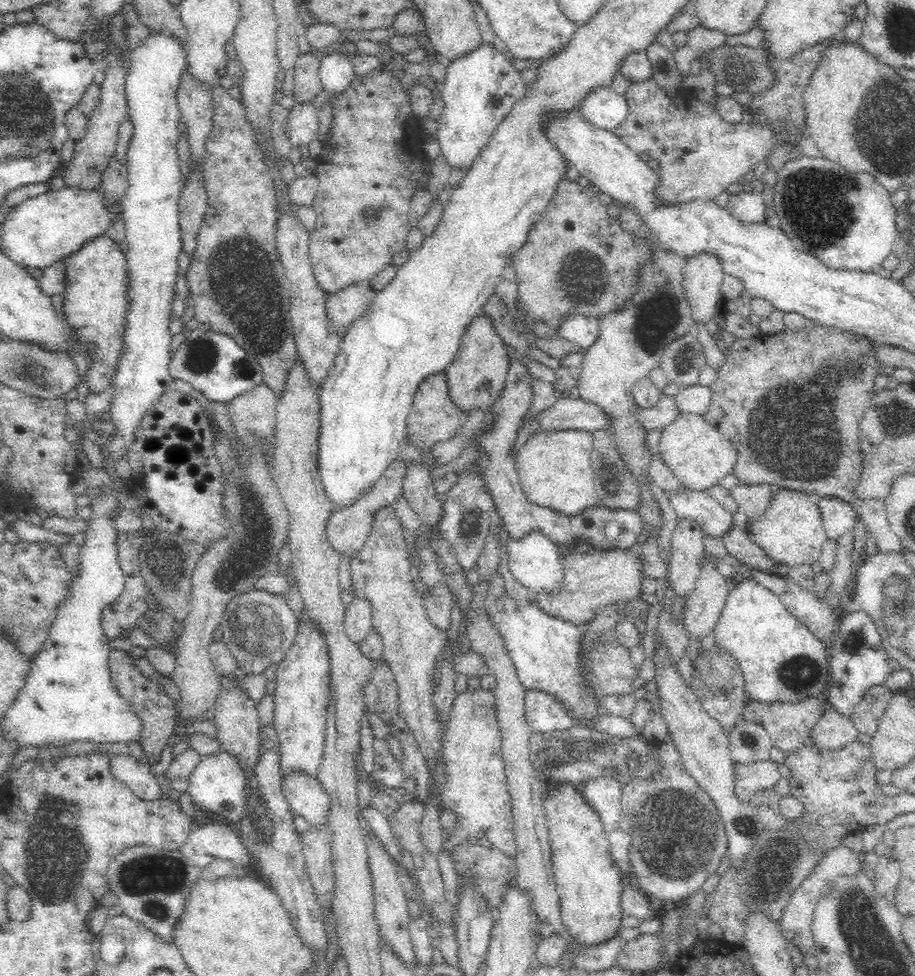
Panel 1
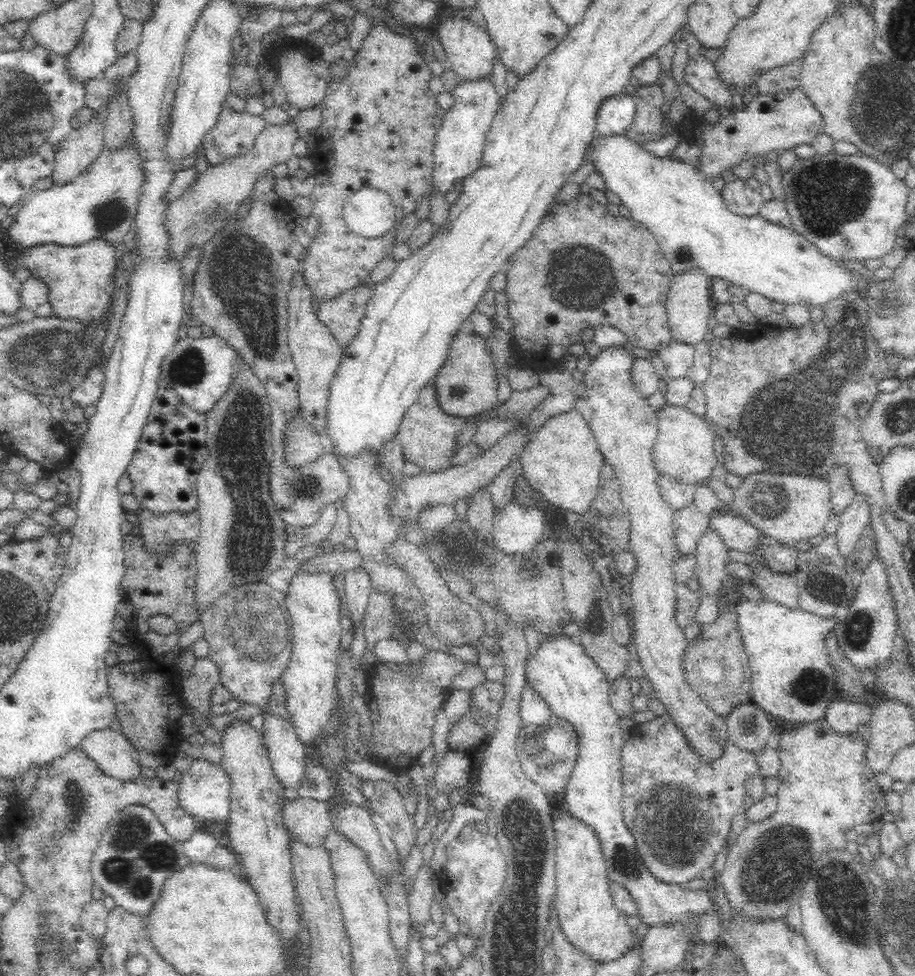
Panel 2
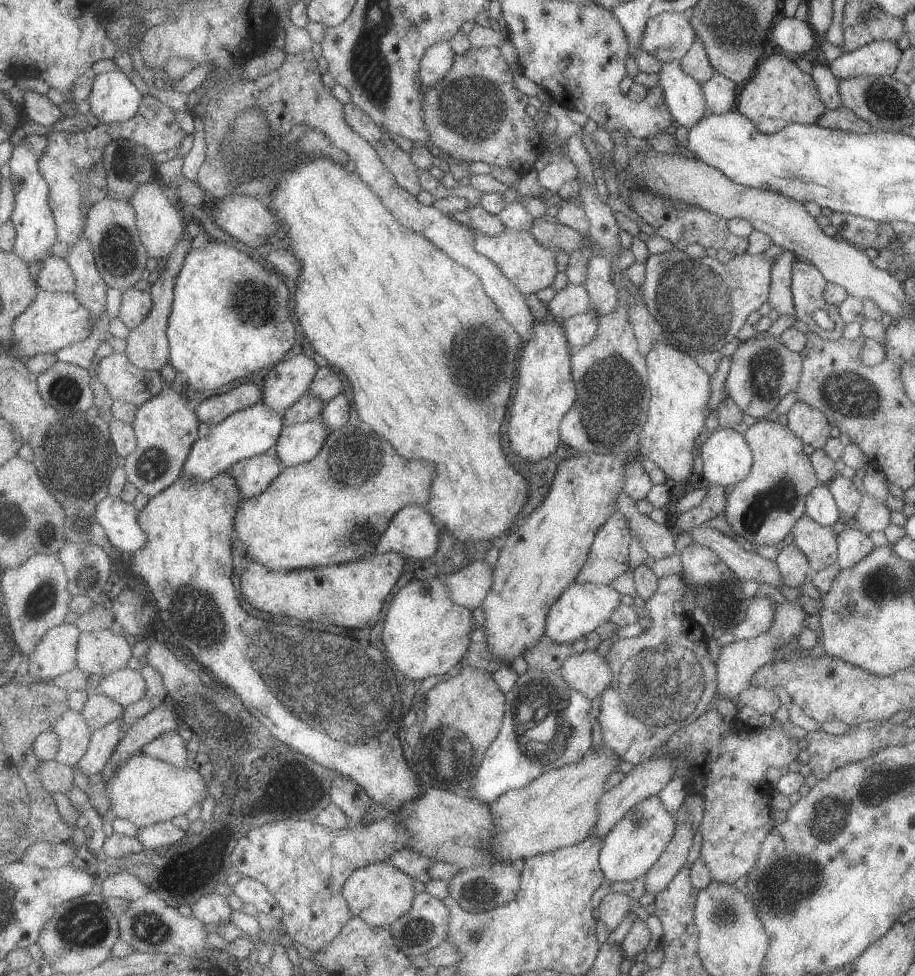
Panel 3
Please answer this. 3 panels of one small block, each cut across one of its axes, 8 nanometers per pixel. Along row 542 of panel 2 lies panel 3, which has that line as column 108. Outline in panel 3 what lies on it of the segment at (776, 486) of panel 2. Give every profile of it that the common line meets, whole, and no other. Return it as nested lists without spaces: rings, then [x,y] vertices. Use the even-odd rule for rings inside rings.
[[[144,750],[138,751],[129,761],[121,761],[120,770],[107,781],[112,810],[117,818],[129,820],[139,827],[150,827],[188,815],[196,804],[204,804],[212,794],[202,773],[198,767],[182,768],[150,756]]]

